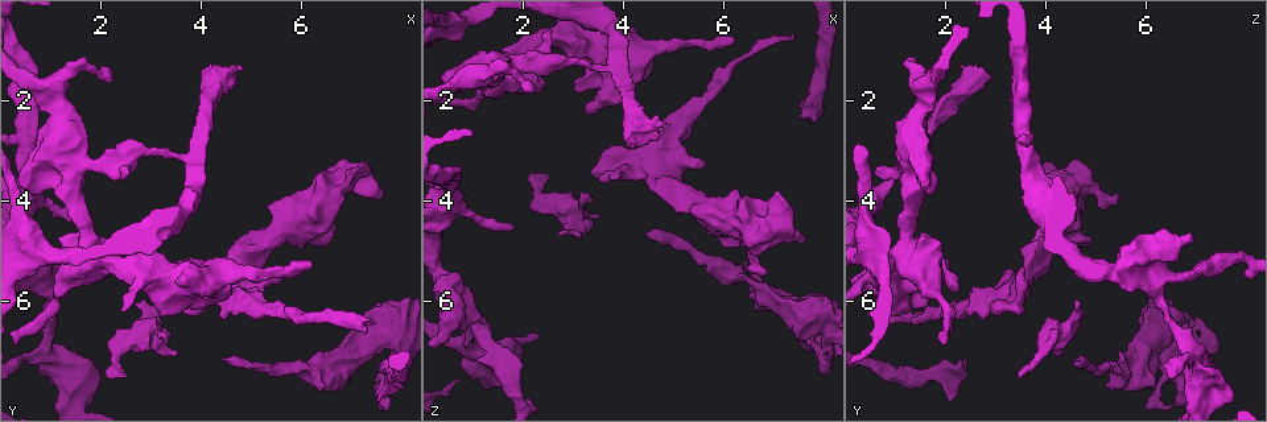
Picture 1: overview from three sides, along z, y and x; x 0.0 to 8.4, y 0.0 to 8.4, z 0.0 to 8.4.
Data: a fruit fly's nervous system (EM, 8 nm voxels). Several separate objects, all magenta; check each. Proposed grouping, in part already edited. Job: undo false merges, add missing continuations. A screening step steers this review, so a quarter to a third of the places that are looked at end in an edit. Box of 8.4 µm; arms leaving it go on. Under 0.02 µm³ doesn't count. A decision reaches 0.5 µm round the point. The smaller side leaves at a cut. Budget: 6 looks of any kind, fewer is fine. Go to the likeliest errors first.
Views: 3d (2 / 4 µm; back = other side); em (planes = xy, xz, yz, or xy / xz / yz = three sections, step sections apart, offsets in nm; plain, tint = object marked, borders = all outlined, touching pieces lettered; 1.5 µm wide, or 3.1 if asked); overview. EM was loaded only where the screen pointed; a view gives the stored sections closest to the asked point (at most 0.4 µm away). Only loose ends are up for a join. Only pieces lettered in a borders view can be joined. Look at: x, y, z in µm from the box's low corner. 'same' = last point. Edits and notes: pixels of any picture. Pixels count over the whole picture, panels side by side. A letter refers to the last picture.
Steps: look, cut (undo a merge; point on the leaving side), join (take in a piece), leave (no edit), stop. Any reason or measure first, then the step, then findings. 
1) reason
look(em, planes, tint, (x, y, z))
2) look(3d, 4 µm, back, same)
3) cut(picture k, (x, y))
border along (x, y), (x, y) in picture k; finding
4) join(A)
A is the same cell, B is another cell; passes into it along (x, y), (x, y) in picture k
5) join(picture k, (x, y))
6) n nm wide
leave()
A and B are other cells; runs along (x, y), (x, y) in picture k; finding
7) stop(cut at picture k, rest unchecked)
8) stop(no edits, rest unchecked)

an open end
look(3d, 4 µm, (4.80, 1.40, 2.40))

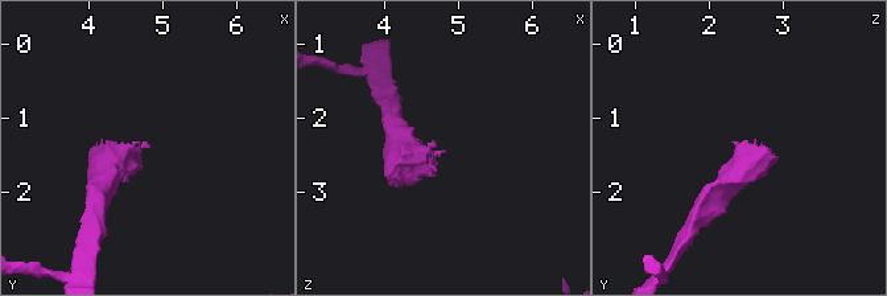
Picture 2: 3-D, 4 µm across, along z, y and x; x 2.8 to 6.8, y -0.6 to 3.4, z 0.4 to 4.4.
look(em, planes, borders, (4.80, 1.35, 2.40))

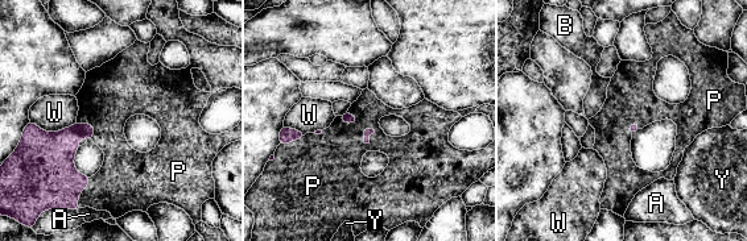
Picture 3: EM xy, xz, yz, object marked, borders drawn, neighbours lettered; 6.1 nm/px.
W touches over 280 nm
join(picture 3, (331, 160))
P is the same cell, A, B, W and Y are other cells; it goes on there

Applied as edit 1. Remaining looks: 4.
thin end
look(em, planes, plain, (7.40, 6.35, 0.80))

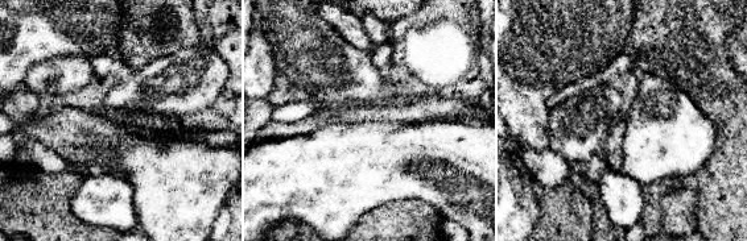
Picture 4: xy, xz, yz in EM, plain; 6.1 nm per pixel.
look(em, planes, borders, same)

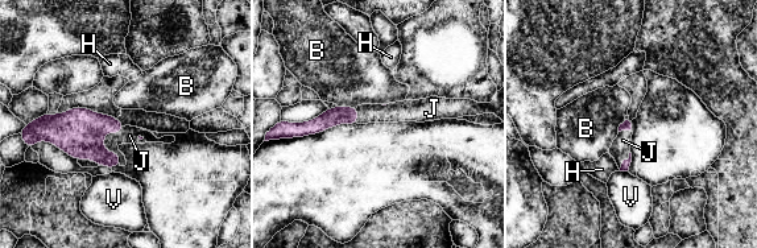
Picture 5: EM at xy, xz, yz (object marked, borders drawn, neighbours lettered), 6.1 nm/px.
70 nm wide; J touches over 240 nm
join(picture 5, (129, 135))
J is the same cell, B, H and V are other cells; it goes on there

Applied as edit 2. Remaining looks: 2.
stop(join at picture 3, join at picture 5, rest unchecked)

